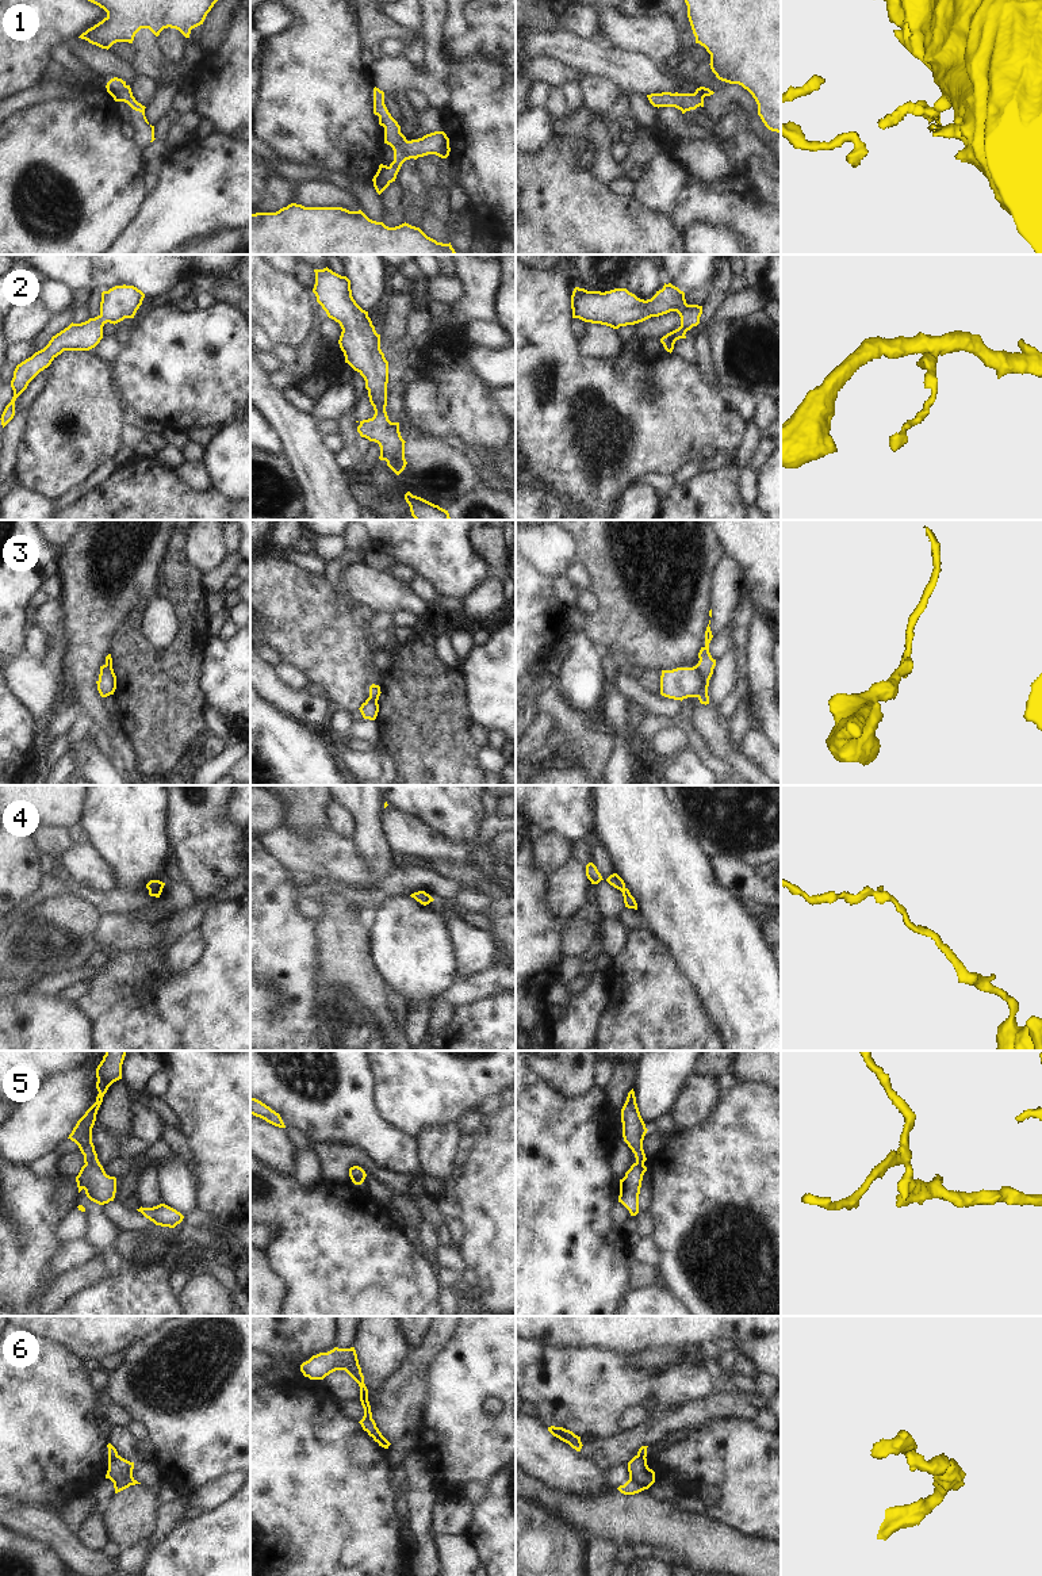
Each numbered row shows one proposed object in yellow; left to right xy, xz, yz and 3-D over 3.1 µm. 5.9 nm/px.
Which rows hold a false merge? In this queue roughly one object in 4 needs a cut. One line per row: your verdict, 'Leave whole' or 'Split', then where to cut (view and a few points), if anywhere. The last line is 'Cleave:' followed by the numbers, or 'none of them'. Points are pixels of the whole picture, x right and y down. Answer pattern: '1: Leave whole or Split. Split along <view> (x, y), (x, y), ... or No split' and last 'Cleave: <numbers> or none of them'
1: Leave whole. No split
2: Leave whole. No split
3: Split. Split along yz (694, 666), (703, 684), (698, 696)
4: Leave whole. No split
5: Leave whole. No split
6: Split. Split along xz (380, 1435), (380, 1439), (387, 1446)
Cleave: 3, 6.

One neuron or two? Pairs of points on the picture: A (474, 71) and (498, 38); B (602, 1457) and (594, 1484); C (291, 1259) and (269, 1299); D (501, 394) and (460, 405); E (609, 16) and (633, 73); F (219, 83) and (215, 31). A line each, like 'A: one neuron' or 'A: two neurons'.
A: two neurons
B: two neurons
C: two neurons
D: two neurons
E: two neurons
F: two neurons

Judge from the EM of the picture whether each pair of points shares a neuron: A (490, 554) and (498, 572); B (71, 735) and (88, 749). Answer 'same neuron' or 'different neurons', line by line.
A: same neuron
B: different neurons

